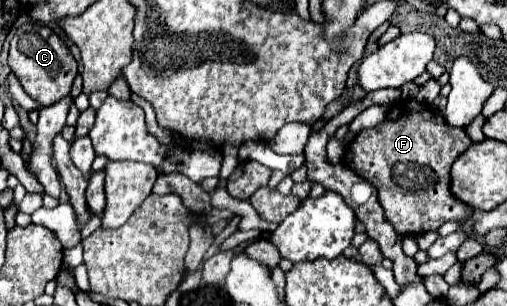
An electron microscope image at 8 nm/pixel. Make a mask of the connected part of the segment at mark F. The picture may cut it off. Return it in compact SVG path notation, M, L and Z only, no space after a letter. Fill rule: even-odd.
M407 99L407 101L397 101L389 107L389 113L383 123L363 129L357 133L355 141L347 147L345 151L345 165L355 171L361 179L369 181L371 185L377 187L377 199L379 205L385 211L385 219L393 225L397 235L419 235L425 231L435 231L439 229L445 221L465 221L469 213L473 213L465 203L459 203L451 191L449 191L449 169L453 161L471 147L471 139L465 133L465 129L457 129L447 125L443 115L433 113L431 107L419 107L417 101Z

